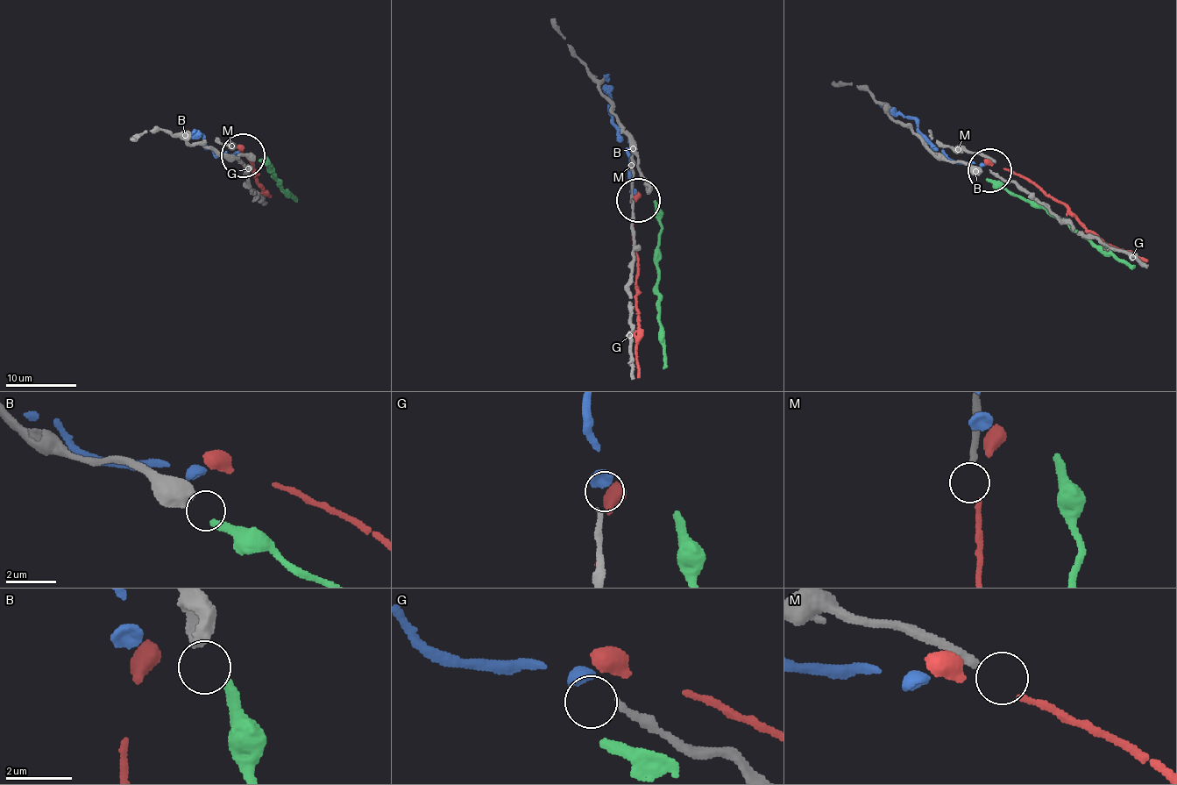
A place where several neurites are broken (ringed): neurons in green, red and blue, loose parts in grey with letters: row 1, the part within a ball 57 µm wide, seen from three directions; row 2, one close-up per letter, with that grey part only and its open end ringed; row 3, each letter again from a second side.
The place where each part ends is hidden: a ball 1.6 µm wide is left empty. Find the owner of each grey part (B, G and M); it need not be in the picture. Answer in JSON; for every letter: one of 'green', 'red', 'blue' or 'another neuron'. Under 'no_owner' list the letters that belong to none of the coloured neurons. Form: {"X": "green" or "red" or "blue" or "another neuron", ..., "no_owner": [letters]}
{"B": "green", "G": "blue", "M": "another neuron", "no_owner": ["M"]}

